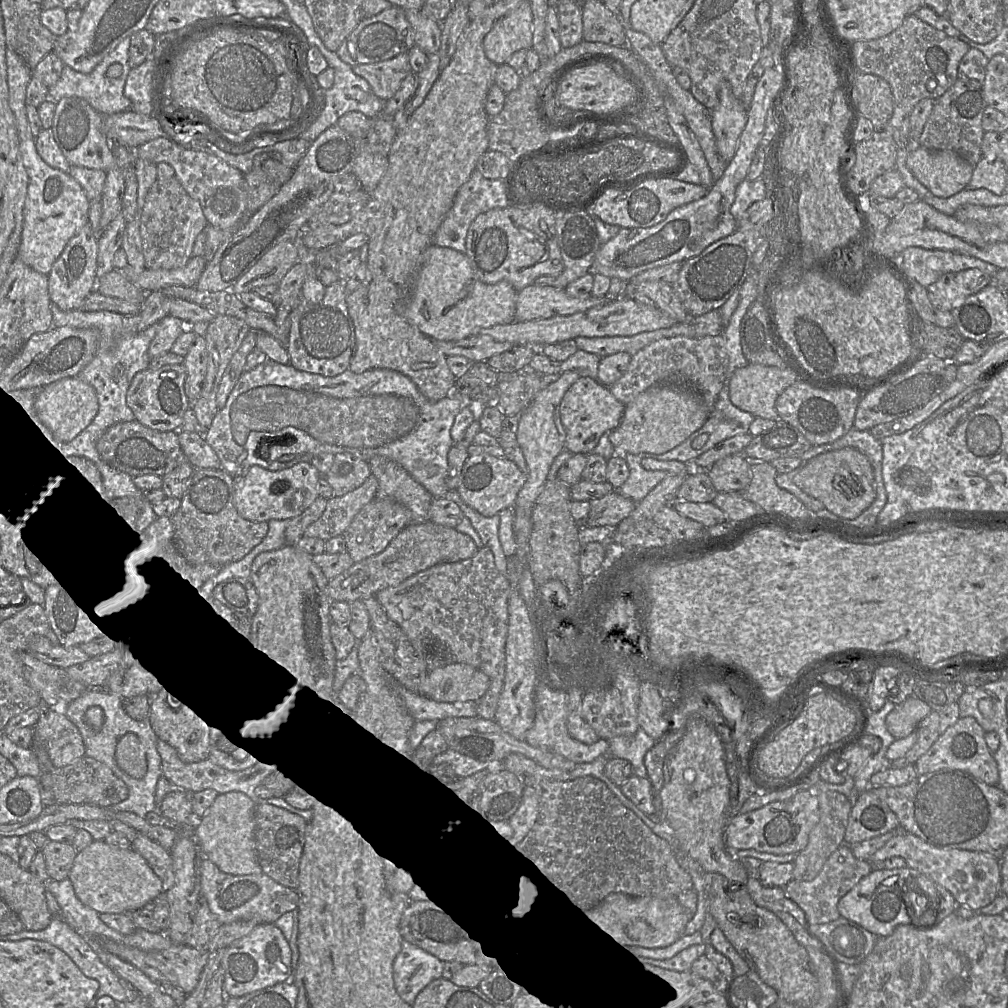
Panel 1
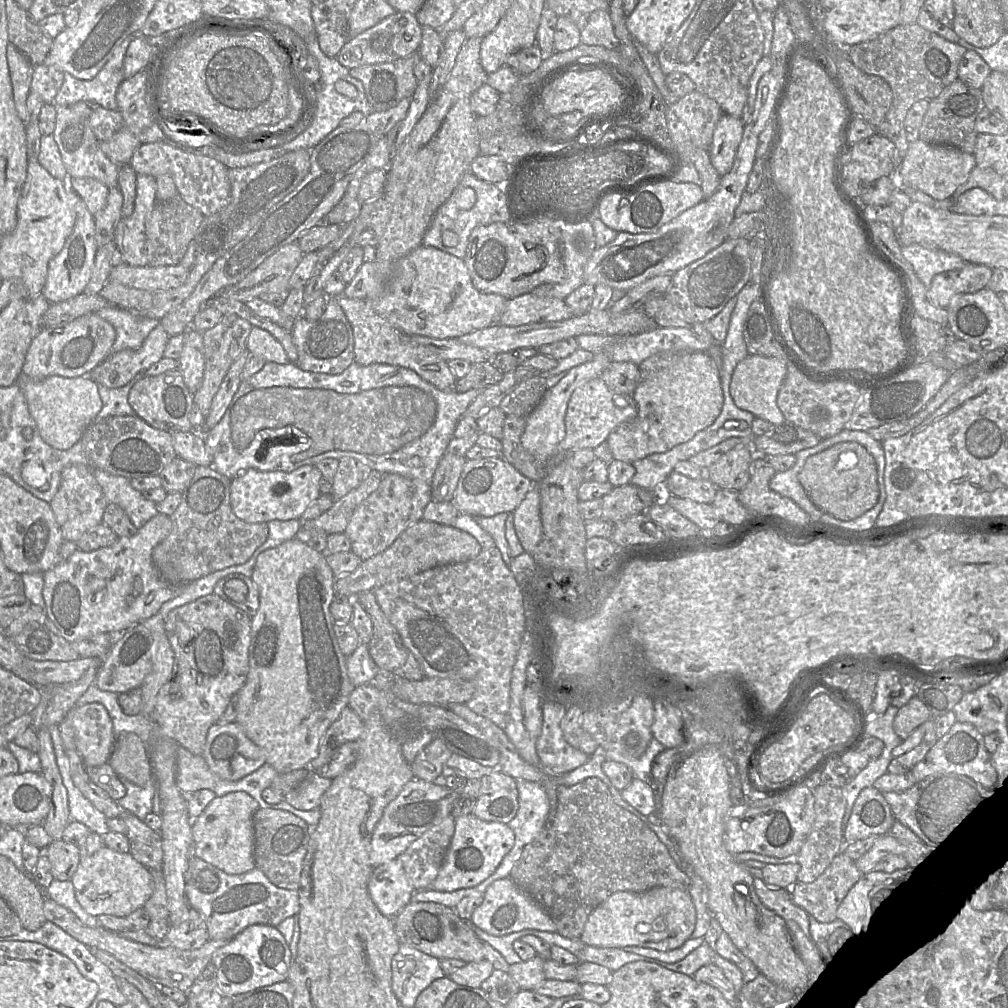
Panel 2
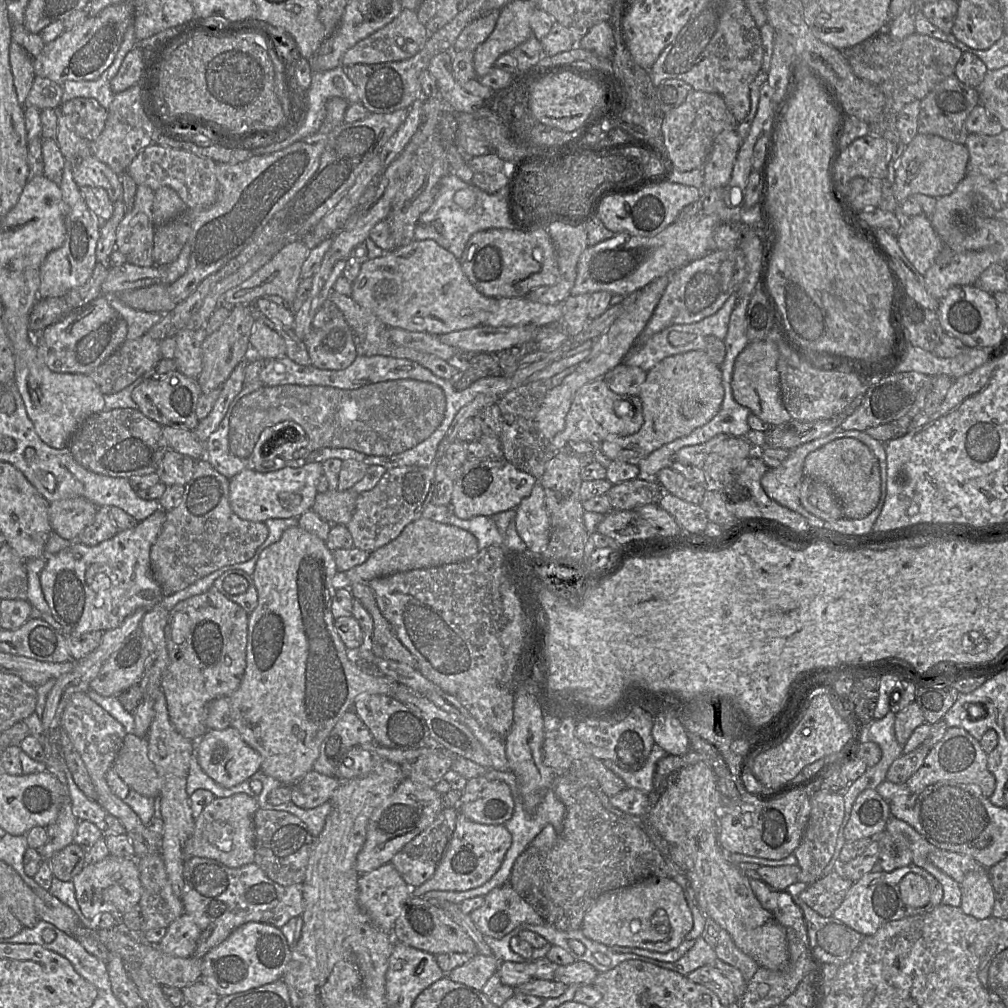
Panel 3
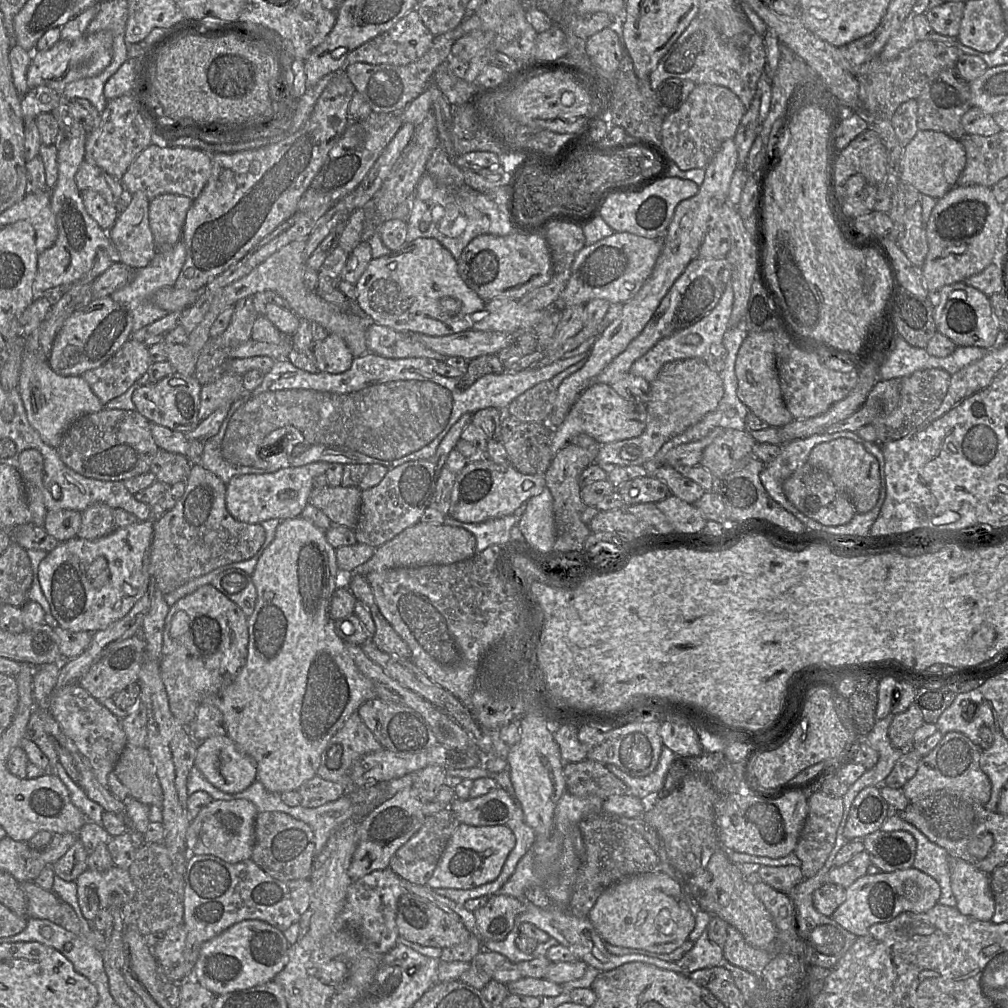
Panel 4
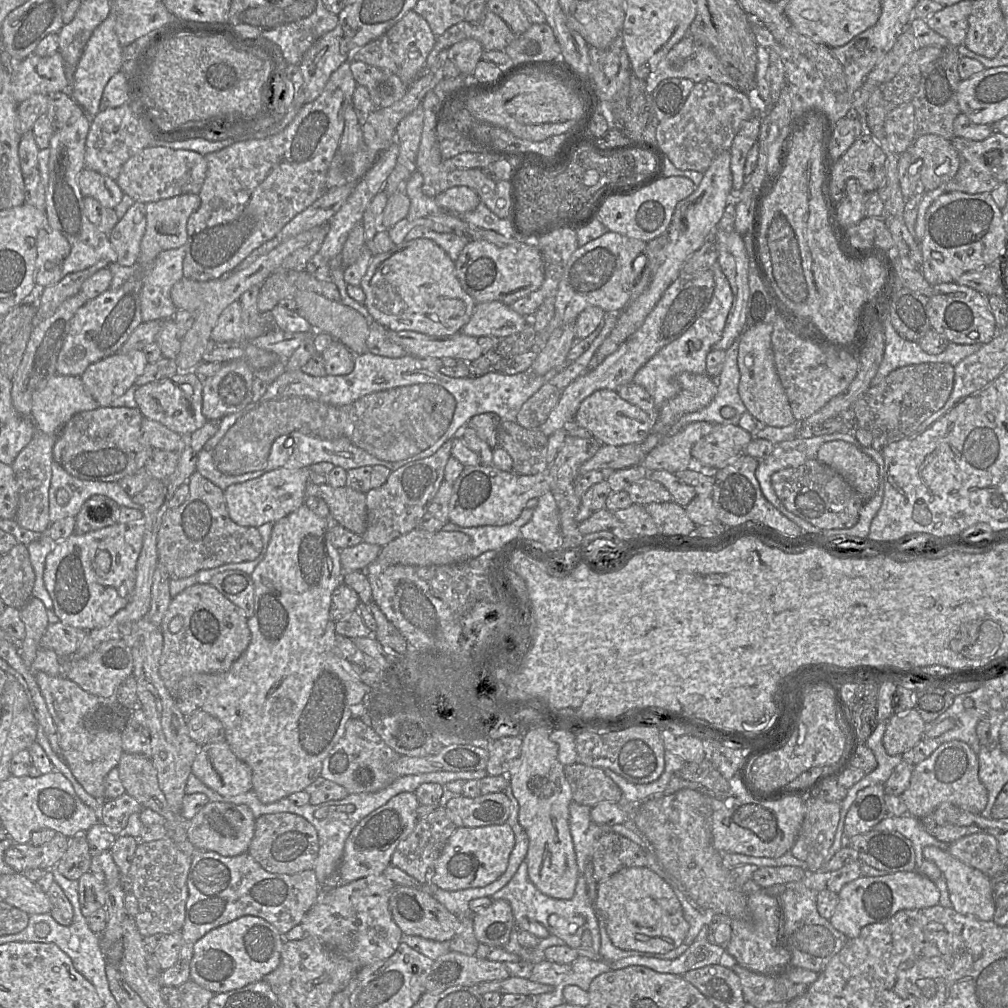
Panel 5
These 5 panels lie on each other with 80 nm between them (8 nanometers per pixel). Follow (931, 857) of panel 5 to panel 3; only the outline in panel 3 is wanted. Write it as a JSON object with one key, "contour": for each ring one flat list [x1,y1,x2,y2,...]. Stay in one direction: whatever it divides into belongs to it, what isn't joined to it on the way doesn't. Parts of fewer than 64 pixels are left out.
{"contour":[[971,871,959,884,960,908,969,916,985,919,992,916,994,891,988,871]]}

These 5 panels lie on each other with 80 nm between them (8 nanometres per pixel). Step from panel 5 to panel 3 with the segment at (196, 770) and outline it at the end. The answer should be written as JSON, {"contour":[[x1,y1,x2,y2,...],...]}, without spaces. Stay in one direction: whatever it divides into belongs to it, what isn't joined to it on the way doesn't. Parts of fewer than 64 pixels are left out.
{"contour":[[232,726,224,730,207,730,196,742,196,754,203,771,225,788,234,787,250,778,260,770,262,763,260,754,251,748]]}

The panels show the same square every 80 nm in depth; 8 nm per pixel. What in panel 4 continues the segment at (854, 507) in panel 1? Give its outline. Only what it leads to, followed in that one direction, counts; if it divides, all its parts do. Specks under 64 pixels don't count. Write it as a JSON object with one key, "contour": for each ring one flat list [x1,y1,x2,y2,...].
{"contour":[[838,438,815,446,807,463,824,470,835,486,844,492,855,506,856,513,865,514,876,505,881,489,879,463,862,444,849,438]]}

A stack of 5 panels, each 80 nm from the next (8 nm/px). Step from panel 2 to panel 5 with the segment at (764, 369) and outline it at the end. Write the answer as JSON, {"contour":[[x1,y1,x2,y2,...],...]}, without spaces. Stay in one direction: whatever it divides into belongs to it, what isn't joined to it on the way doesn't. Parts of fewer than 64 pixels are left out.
{"contour":[[772,323,746,327,740,335,738,368,740,382,738,393,748,412,771,427,785,427,796,421,793,416,785,389,776,371,771,345]]}

